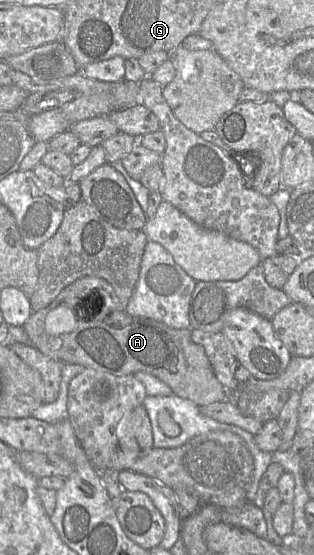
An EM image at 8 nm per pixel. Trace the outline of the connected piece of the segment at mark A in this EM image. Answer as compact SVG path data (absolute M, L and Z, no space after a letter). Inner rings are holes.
M94 276L77 279L65 287L47 307L32 312L22 328L27 333L33 347L45 356L63 364L78 364L114 376L134 375L137 372L148 373L167 384L174 394L191 400L198 406L206 406L228 398L229 392L215 376L204 348L192 340L190 328L174 329L160 321L134 317L129 315L126 310L120 310L118 298L112 286L105 279ZM58 306L70 307L77 319L77 325L69 333L49 335L45 331L45 318L51 310Z

